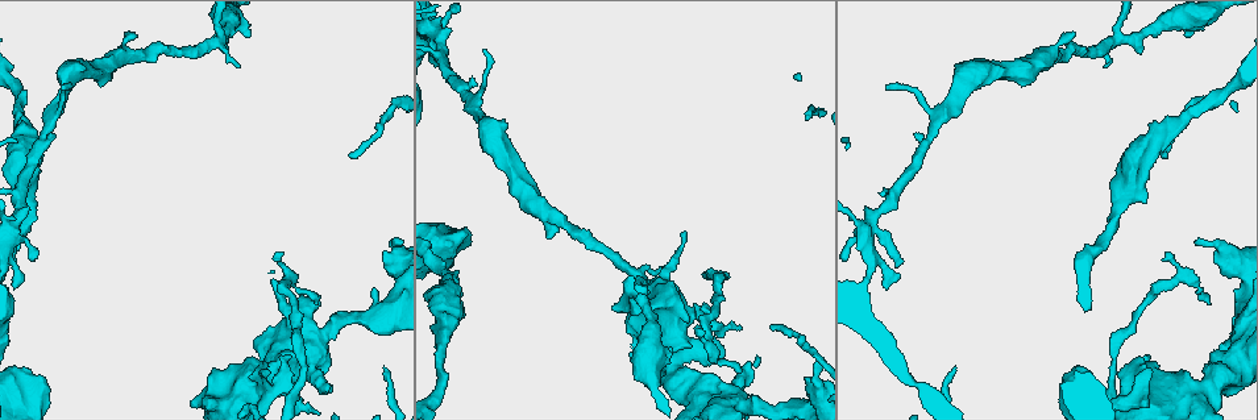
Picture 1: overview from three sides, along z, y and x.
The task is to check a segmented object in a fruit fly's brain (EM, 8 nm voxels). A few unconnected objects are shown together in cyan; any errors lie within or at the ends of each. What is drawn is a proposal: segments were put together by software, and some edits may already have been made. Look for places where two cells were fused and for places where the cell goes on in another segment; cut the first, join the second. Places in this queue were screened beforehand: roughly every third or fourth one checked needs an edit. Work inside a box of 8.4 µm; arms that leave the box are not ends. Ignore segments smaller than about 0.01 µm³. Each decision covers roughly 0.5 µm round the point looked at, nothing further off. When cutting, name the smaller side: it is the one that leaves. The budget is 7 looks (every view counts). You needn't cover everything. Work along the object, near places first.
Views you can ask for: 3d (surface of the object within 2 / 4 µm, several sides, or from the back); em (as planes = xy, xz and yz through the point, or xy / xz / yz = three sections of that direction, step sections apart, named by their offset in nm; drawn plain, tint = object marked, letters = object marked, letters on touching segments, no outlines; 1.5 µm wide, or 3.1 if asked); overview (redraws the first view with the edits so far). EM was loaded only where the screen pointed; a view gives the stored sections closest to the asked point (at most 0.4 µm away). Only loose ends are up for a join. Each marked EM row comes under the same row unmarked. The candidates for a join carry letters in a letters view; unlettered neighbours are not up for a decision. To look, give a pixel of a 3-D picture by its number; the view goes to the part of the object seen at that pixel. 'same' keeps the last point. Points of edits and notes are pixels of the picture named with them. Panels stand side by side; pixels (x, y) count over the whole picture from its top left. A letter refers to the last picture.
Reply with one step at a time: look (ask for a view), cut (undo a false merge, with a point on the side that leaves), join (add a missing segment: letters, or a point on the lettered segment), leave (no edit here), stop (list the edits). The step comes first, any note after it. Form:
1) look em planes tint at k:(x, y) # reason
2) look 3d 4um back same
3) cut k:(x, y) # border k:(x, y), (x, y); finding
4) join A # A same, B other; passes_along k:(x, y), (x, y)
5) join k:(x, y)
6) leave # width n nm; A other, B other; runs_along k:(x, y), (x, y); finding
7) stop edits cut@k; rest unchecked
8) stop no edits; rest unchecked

look 3d 2um at 1:(288, 357) # free end

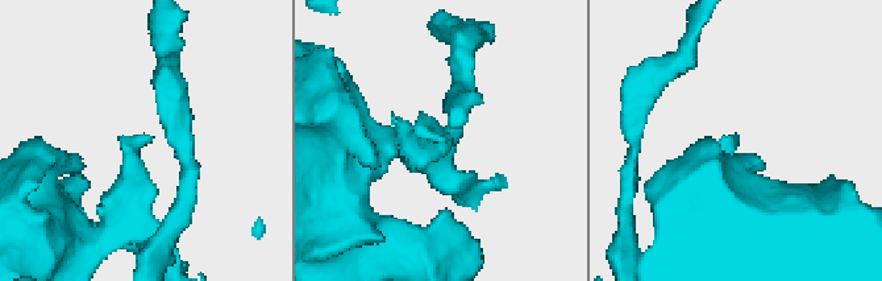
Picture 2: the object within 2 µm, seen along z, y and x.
look em planes letters at 2:(150, 139)

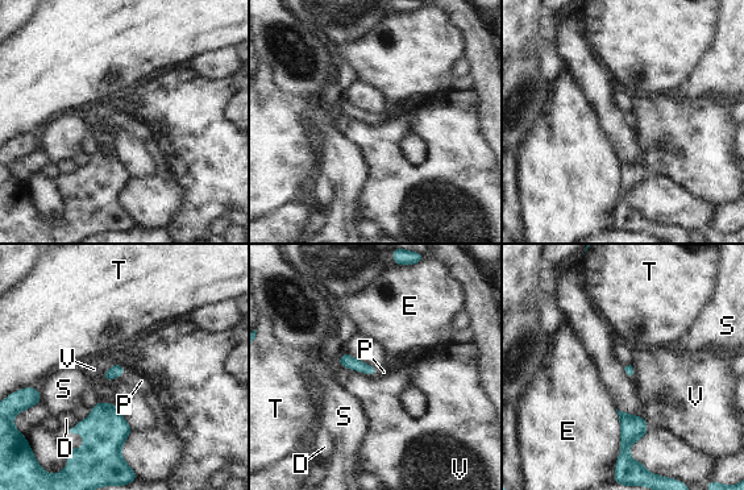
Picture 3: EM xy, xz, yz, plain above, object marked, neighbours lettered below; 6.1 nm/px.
join P # D other, E other, P same, S other, T other, V other; passes_along 3:(116, 370), (124, 372), (141, 381); the cell continues

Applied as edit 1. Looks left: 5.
look overview

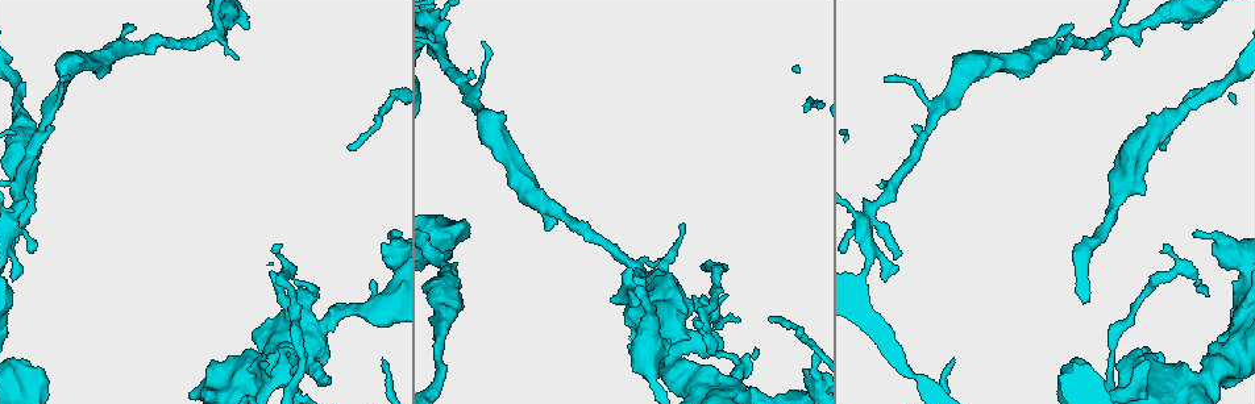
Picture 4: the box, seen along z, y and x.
look 3d 4um at 4:(1165, 245) # thin end

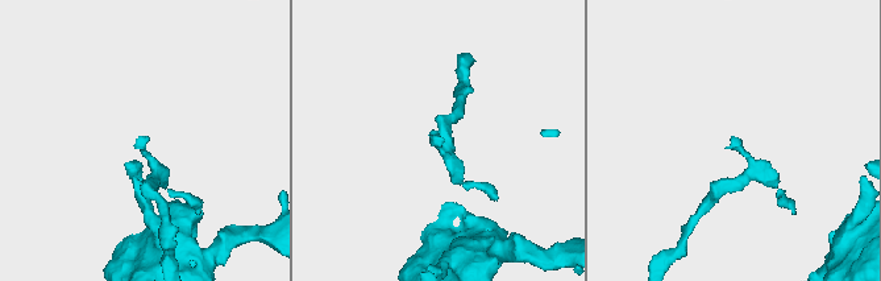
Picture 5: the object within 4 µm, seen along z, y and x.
look em xz step 4 letters at 5:(733, 138) # now the EM

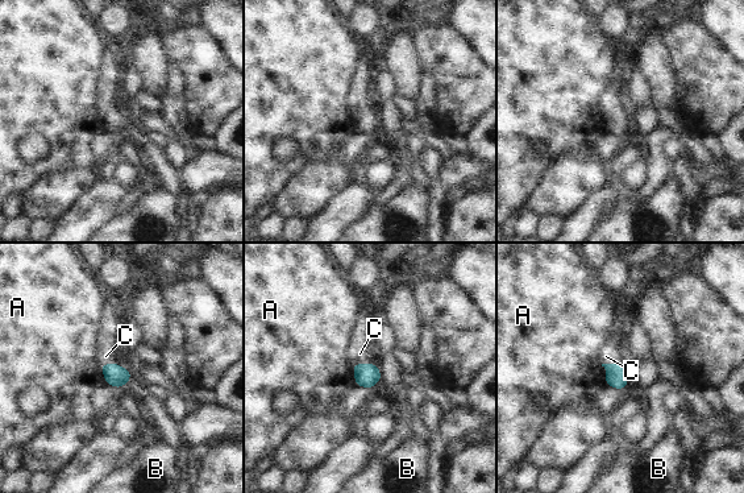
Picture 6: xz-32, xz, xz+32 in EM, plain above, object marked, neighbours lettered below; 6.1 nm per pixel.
join C # A other, B other, C same; passes_along 6:(616, 376), (611, 364), (606, 356); it goes on there

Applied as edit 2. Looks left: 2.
look overview

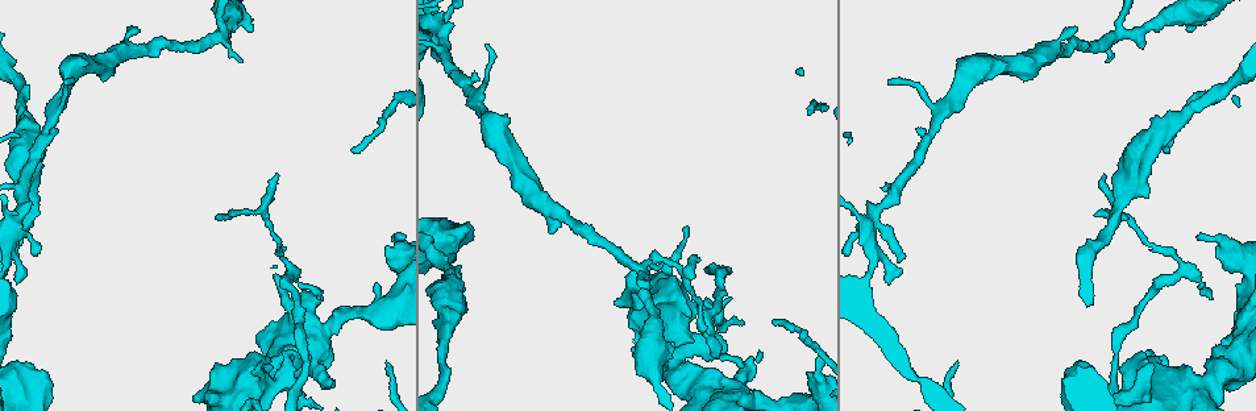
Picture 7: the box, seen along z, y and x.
look em planes letters at 7:(652, 322) # thick turns thin

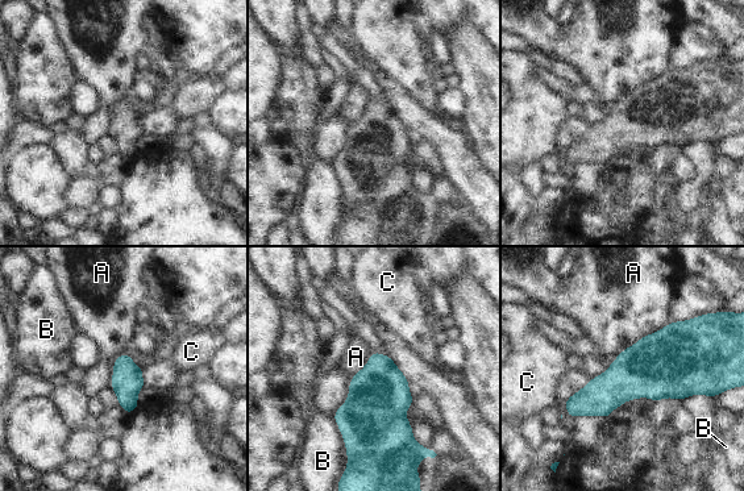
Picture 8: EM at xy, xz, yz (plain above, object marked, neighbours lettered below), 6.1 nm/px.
leave # A other, B other, C other; border 8:(669, 323), (627, 346), (610, 365); one cell here

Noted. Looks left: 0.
stop edits join@3, join@6; rest unchecked

